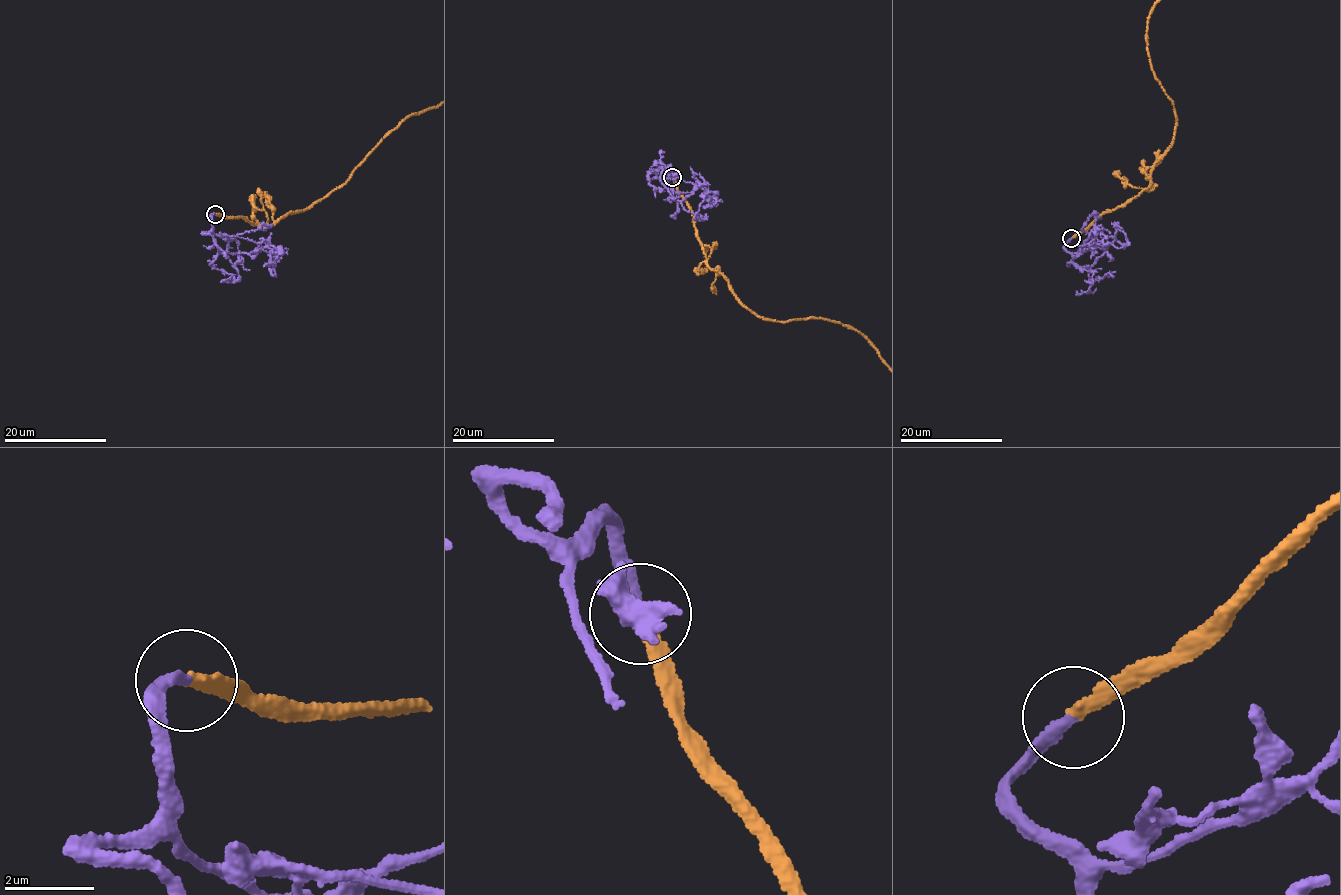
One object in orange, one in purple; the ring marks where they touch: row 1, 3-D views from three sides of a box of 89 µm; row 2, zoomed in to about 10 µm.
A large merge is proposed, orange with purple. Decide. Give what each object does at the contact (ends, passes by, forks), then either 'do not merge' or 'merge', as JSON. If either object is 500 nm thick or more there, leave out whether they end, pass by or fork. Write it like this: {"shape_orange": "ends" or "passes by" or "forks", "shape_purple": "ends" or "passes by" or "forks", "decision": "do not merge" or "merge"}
{"shape_orange": "ends", "shape_purple": "ends", "decision": "merge"}

